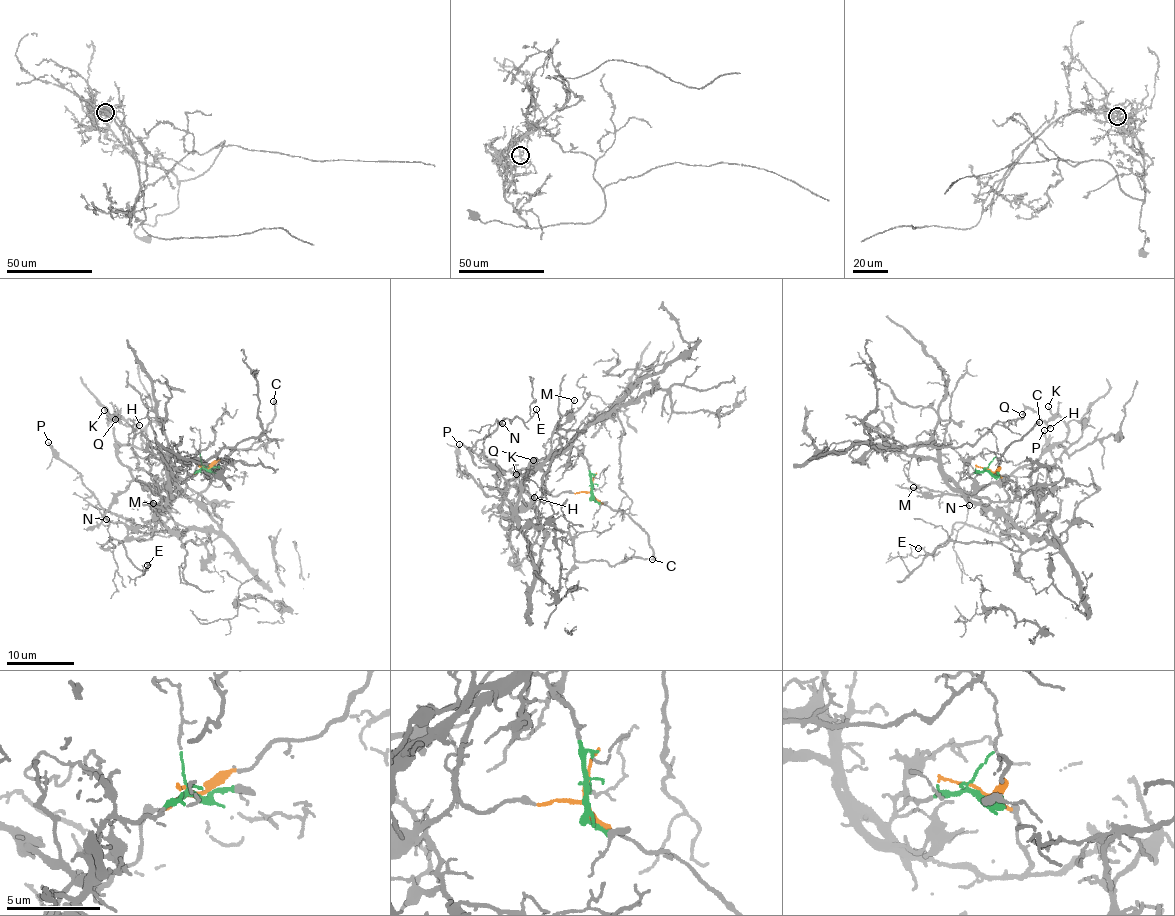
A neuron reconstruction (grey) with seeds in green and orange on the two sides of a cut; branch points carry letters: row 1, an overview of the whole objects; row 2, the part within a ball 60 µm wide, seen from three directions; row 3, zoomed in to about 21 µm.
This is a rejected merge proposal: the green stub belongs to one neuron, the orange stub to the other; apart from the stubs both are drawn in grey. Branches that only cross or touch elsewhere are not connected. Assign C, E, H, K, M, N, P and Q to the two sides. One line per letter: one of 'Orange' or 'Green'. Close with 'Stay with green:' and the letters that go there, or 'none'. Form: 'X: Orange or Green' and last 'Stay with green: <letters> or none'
C: Orange
E: Green
H: Orange
K: Orange
M: Green
N: Green
P: Green
Q: Orange
Stay with green: E, M, N, P

